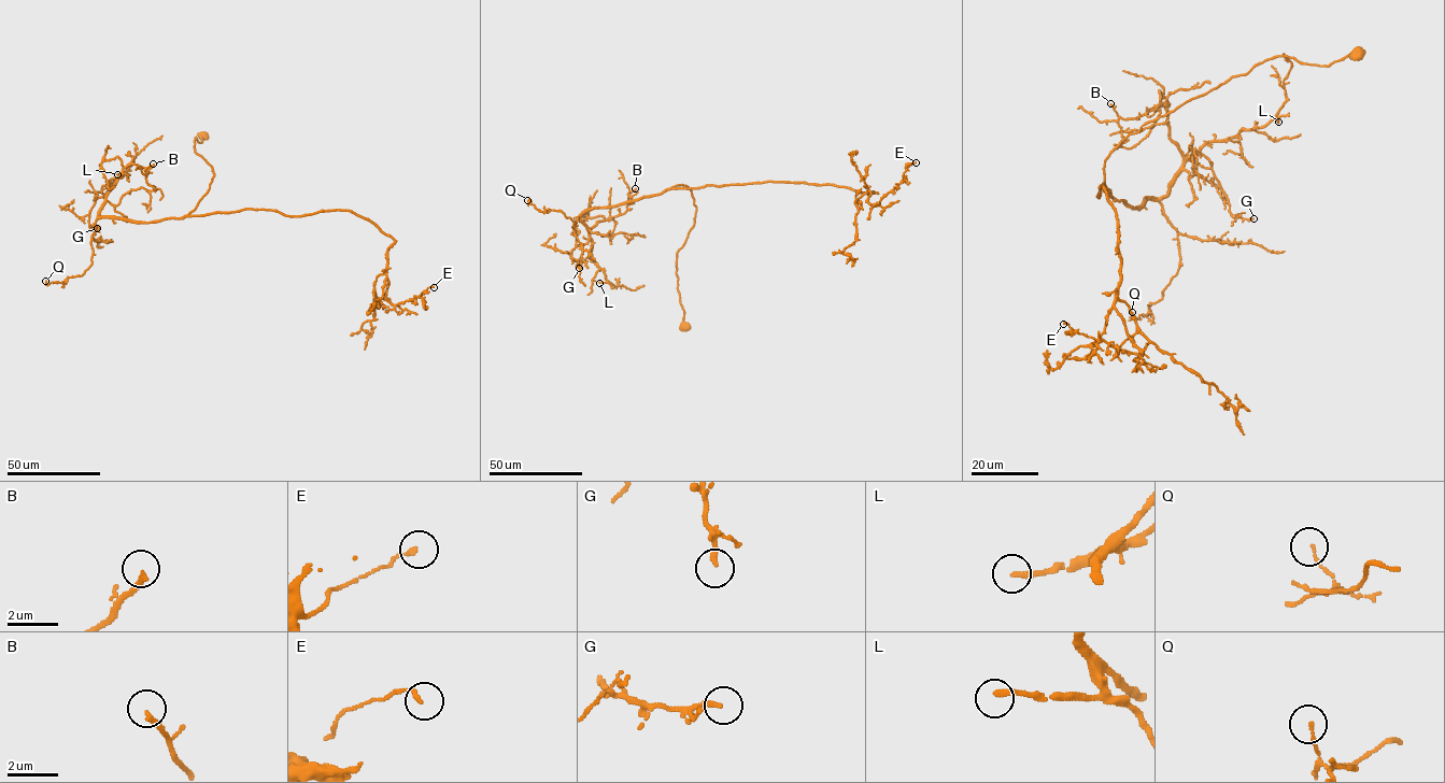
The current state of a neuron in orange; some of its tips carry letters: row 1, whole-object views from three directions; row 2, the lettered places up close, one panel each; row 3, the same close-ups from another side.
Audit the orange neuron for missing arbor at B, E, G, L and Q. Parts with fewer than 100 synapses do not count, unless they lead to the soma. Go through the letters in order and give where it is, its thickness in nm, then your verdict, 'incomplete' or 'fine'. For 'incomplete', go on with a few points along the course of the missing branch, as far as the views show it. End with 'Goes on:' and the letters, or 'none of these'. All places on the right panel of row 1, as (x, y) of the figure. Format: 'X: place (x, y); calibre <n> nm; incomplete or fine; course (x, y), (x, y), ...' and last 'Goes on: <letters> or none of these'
B: place (1110, 103); calibre 200 nm; fine
E: place (1063, 324); calibre 150 nm; fine
G: place (1254, 218); calibre 200 nm; fine
L: place (1278, 122); calibre 240 nm; fine
Q: place (1132, 312); calibre 110 nm; fine
Goes on: none of these

